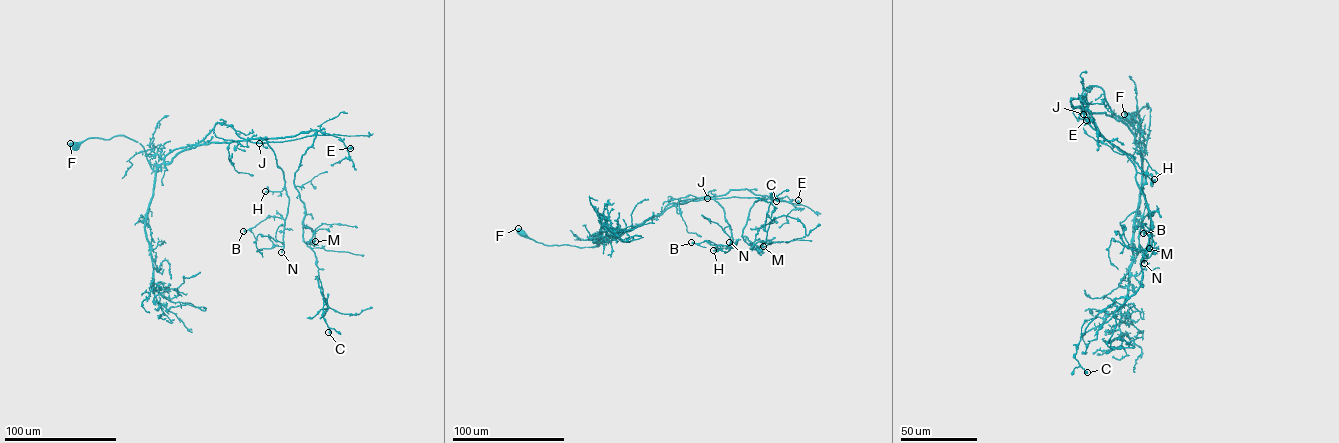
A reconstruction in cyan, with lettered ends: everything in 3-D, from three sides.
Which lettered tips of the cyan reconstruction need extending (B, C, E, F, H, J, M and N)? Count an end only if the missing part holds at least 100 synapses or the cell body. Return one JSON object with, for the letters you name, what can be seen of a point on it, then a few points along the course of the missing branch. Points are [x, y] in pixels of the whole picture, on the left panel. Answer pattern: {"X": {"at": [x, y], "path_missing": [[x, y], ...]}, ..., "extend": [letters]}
{"N": {"at": [281, 252], "path_missing": [[281, 252], [261, 305], [262, 312], [257, 318], [255, 313], [260, 305], [265, 324], [260, 336]]}, "extend": ["N"]}

